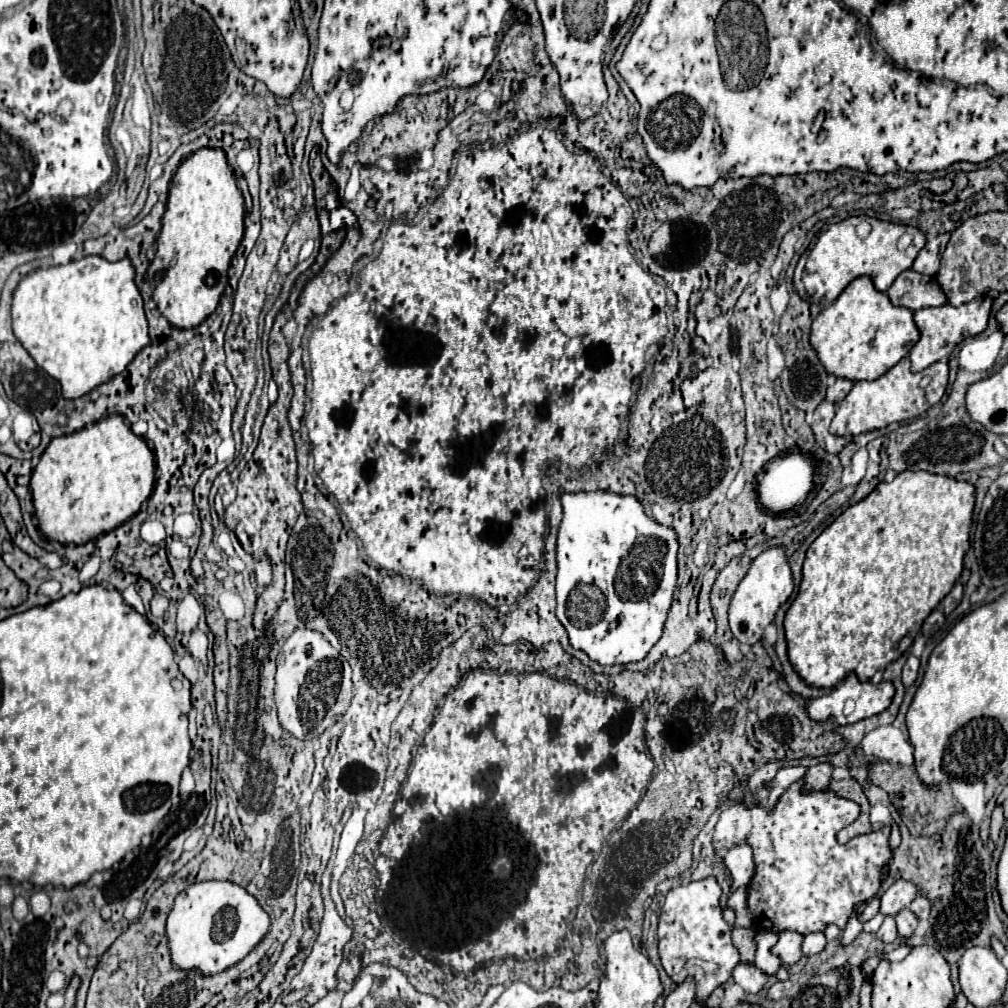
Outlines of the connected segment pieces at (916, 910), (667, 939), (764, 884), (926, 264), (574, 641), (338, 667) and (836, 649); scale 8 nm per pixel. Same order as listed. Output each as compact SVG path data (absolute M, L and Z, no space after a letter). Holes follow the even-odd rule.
M918 895L918 897L910 903L908 909L910 909L918 919L928 919L928 915L930 915L930 901L928 901L926 897Z
M706 877L702 881L692 881L688 885L674 887L666 893L664 905L660 907L660 921L658 921L658 953L664 971L670 975L674 983L682 983L688 975L696 979L698 991L696 1001L706 1003L710 993L724 985L734 967L740 961L738 949L732 945L732 927L724 921L720 909L722 889L714 877ZM704 963L716 963L718 973L706 973L702 969Z
M802 781L794 783L780 797L772 813L768 813L762 805L756 805L750 809L746 809L744 805L732 805L730 809L724 809L720 813L720 821L714 831L714 847L718 851L720 847L730 847L738 843L752 845L756 873L748 887L748 909L752 911L756 927L762 927L774 933L788 929L800 935L824 931L828 925L836 925L844 929L854 907L872 899L886 877L886 871L882 869L886 869L892 861L892 849L888 843L890 827L880 829L876 833L854 837L846 845L840 845L836 841L836 833L858 817L860 807L854 801L840 799L828 791L802 795L800 787L802 787Z
M944 233L944 235L934 237L932 241L928 241L926 247L918 253L912 269L918 271L918 273L934 277L938 273L938 269L940 269L940 255L942 255L948 239L950 239L950 233Z
M608 489L578 493L560 491L560 503L564 517L556 541L556 615L568 631L570 645L584 651L600 665L626 665L642 661L660 641L668 611L672 607L680 547L676 531L648 517L636 495L620 495ZM578 585L592 585L596 589L576 589Z
M304 627L296 629L280 649L276 665L274 699L280 725L288 733L304 741L314 739L346 713L352 699L352 669L342 665L338 649L322 633Z
M902 471L894 477L894 481L878 483L878 487L860 503L848 507L830 527L826 527L820 537L810 545L804 561L804 577L800 583L800 591L792 603L792 607L786 613L786 641L788 641L788 657L796 673L812 687L834 687L838 685L850 671L858 675L860 681L868 681L874 677L876 671L884 669L888 663L902 657L914 639L922 631L922 623L926 617L936 609L936 605L950 593L954 583L960 579L960 573L964 569L964 555L970 547L970 527L972 527L972 511L974 511L974 497L976 487L966 481L956 481L946 475L936 475L928 471Z

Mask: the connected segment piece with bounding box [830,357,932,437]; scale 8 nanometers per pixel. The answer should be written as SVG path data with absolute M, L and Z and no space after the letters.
M904 357L892 369L888 369L882 377L878 377L874 381L856 381L852 391L838 405L830 431L834 435L846 437L848 431L852 435L860 435L860 433L868 433L874 429L884 429L890 423L914 419L918 415L926 413L930 408L926 401L926 393L924 393L924 389L928 389L930 381L932 381L932 377L928 373L928 368L920 373L913 373L910 371L910 359Z

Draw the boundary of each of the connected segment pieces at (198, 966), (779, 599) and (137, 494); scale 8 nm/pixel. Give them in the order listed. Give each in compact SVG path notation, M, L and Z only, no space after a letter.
M202 881L182 891L168 915L166 937L172 963L178 969L194 969L202 977L214 977L240 963L270 931L270 917L258 901L230 881Z
M772 547L772 549L766 549L764 553L760 553L752 561L750 571L740 581L740 585L732 597L732 603L730 603L730 629L732 629L734 637L742 645L758 643L764 635L764 629L774 621L778 609L790 599L792 589L794 589L794 583L792 583L792 573L790 573L790 565L784 555L784 549Z
M110 415L108 419L88 425L72 435L56 437L42 453L40 463L36 465L30 481L38 529L52 541L86 545L98 535L116 529L140 511L142 503L150 497L154 489L154 473L156 465L150 447L142 437L132 433L132 429L124 423L124 417L120 415Z

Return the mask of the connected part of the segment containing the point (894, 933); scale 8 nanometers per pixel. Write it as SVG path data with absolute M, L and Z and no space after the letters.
M886 917L886 919L884 919L884 923L882 923L882 927L878 929L876 937L882 939L884 943L892 943L892 941L898 937L898 929L896 929L894 917Z

